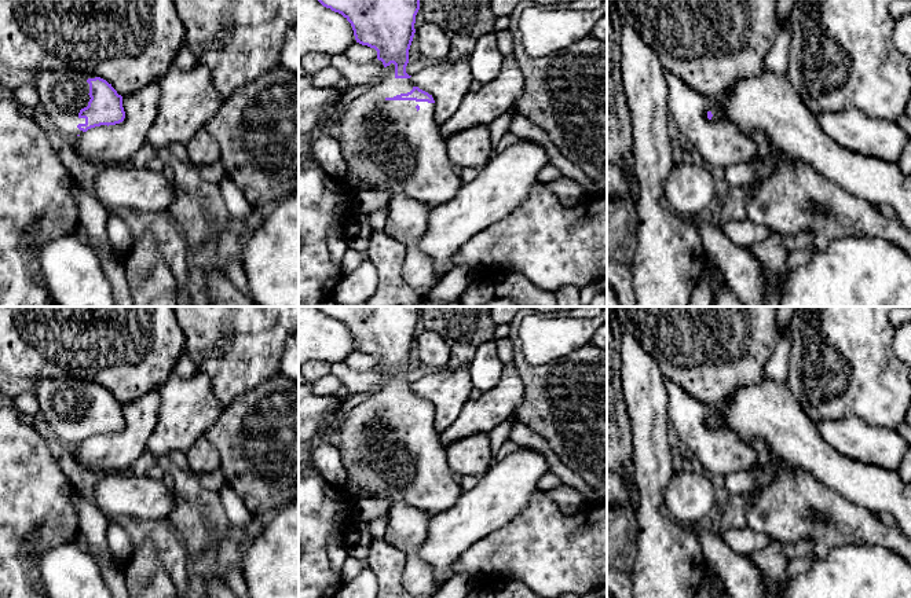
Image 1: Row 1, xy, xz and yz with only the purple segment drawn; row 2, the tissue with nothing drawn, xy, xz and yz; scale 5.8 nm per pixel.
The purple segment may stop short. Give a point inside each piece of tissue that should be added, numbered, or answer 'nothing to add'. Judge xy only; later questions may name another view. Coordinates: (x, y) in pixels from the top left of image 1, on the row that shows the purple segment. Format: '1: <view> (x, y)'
1: xy (62, 92)

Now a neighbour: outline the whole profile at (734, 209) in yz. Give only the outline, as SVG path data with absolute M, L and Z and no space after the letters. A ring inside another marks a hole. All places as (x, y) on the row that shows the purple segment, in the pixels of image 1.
M753 184L729 187L722 203L718 223L716 225L721 228L728 221L746 220L746 201L750 198L753 191Z

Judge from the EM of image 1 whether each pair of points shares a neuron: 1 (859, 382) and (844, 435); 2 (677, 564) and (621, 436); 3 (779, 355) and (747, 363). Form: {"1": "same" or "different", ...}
{"1": "different", "2": "different", "3": "different"}

